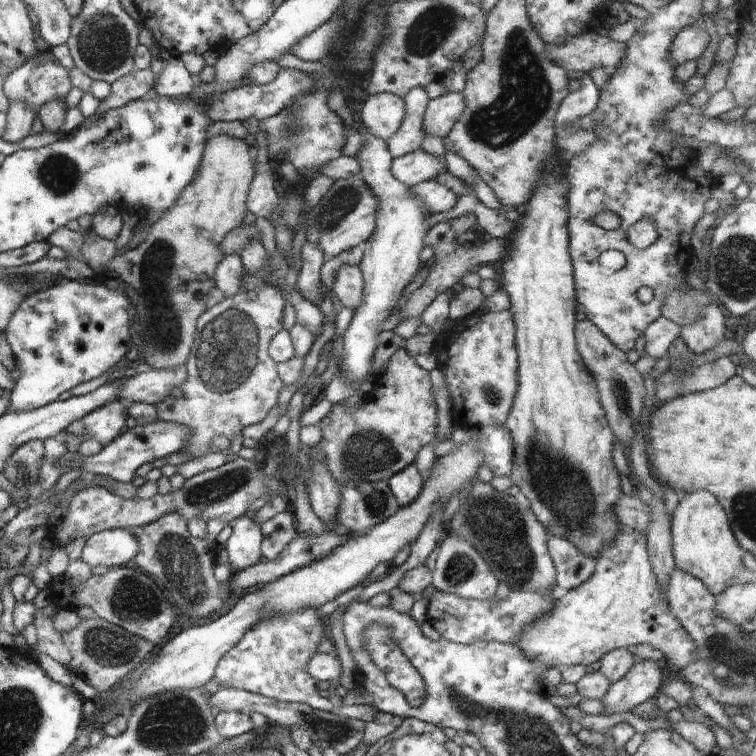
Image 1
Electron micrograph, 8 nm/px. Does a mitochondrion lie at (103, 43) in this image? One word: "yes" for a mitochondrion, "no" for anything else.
yes

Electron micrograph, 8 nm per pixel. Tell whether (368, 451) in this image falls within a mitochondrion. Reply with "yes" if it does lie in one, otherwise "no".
yes

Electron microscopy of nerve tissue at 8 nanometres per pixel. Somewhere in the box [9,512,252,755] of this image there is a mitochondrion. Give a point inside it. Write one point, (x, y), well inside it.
(176, 721)

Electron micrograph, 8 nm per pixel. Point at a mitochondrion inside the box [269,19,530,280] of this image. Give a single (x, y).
(337, 207)

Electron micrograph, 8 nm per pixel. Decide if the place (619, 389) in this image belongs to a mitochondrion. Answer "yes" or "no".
yes

